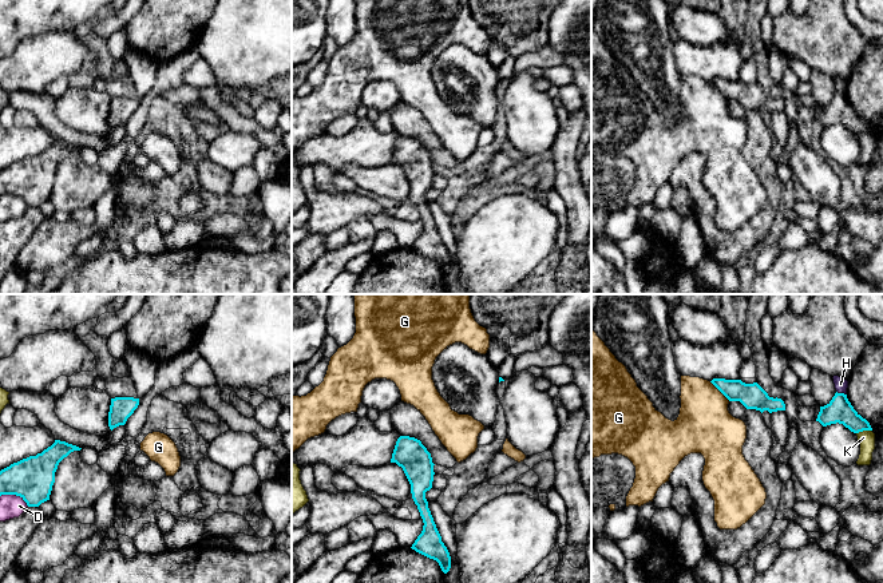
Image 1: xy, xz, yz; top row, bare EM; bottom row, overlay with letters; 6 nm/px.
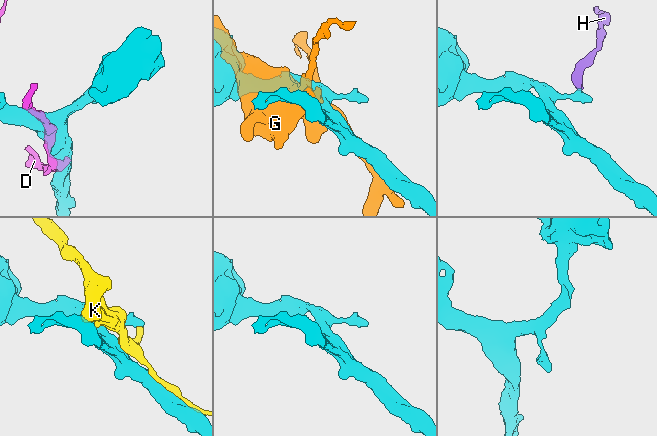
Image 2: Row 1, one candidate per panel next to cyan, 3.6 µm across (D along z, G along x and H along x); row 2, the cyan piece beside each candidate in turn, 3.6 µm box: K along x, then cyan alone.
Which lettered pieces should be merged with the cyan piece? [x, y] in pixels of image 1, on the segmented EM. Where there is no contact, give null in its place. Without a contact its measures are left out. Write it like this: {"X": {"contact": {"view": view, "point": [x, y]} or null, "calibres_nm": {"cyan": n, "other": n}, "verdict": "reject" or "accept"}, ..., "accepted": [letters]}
{"D": {"contact": {"view": "xy", "point": [15, 494]}, "calibres_nm": {"cyan": 260, "other": 140}, "verdict": "reject"}, "G": {"contact": {"view": "yz", "point": [720, 391]}, "calibres_nm": {"cyan": 160, "other": 340}, "verdict": "reject"}, "H": {"contact": {"view": "yz", "point": [842, 393]}, "calibres_nm": {"cyan": 150, "other": 80}, "verdict": "reject"}, "K": {"contact": {"view": "yz", "point": [863, 429]}, "calibres_nm": {"cyan": 150, "other": 100}, "verdict": "reject"}, "accepted": []}

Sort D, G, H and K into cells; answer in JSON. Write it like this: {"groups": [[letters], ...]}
{"groups": [["D"], ["G"], ["H"], ["K"]]}

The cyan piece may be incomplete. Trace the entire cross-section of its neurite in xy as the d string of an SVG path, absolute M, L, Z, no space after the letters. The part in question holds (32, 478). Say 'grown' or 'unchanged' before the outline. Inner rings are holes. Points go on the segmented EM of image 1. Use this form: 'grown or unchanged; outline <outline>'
unchanged; outline M66 441L55 443L36 456L29 456L0 471L0 496L20 496L28 507L50 500L59 463L82 448Z

